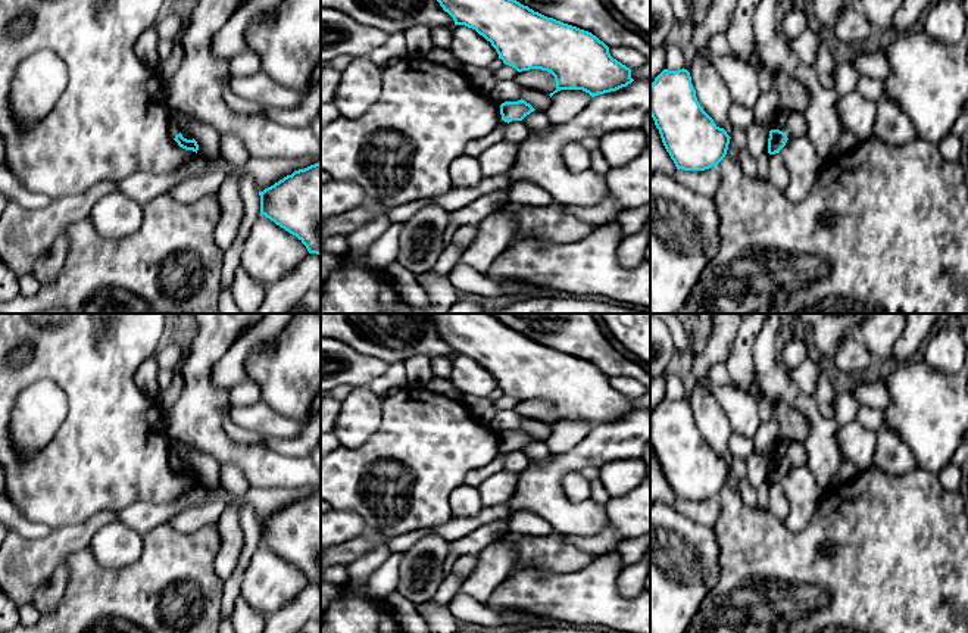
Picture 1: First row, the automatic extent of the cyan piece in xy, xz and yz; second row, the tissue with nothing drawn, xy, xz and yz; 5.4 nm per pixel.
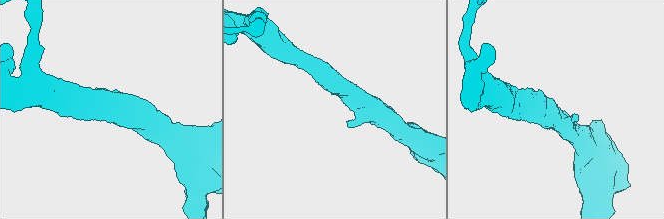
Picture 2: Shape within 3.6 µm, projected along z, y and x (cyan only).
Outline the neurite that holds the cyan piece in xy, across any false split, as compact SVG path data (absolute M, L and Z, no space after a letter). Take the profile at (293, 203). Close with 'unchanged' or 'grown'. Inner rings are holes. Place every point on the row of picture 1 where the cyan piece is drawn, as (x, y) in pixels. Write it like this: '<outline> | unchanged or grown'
M321 162L259 191L260 215L296 236L321 258Z | unchanged

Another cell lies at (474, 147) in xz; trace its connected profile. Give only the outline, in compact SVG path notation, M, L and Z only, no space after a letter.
M502 115L499 116L500 125L493 130L488 135L483 137L483 138L475 138L471 140L466 147L465 147L465 155L466 156L475 156L478 158L481 153L484 153L487 149L490 149L491 146L494 146L496 143L503 140L505 135L505 125L508 122L505 122L502 119Z

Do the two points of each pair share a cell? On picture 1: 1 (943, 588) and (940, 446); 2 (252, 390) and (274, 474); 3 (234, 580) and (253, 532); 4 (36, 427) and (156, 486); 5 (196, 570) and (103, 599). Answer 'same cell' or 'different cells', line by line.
1: different cells
2: different cells
3: same cell
4: different cells
5: same cell

